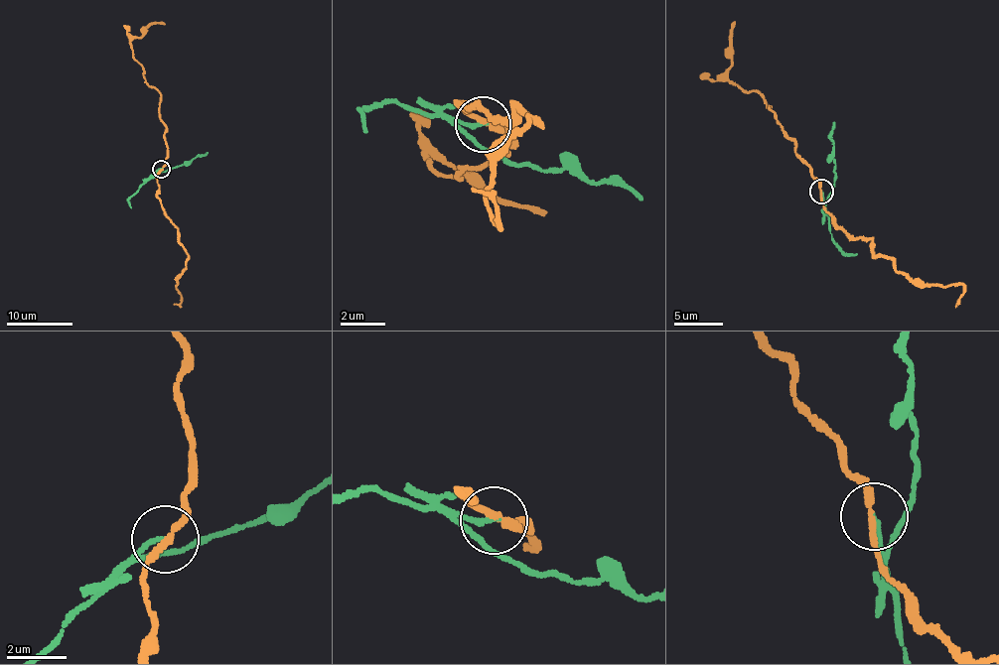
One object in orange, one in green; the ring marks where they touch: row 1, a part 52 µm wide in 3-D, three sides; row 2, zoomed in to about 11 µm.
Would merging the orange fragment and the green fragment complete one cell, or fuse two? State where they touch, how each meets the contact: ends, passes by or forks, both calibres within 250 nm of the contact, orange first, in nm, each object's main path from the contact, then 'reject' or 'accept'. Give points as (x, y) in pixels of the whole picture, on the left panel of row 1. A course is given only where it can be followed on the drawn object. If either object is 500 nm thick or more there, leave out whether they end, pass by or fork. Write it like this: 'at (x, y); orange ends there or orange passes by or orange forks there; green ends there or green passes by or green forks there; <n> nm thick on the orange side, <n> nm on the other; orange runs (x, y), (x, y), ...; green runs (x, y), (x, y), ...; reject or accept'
at (161, 169); orange passes by; green ends there; 220 nm thick on the orange side, 140 nm on the other; orange runs (162, 169), (166, 158), (161, 94), (145, 81), (130, 42), (154, 24), (165, 24); green runs (162, 169), (155, 173), (187, 163), (207, 152); reject

